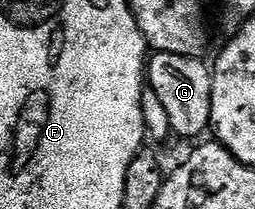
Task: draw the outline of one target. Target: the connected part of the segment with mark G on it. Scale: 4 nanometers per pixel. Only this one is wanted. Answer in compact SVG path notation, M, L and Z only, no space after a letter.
M155 51L154 54L150 56L147 60L147 65L145 68L145 79L149 84L149 90L153 93L157 93L157 98L161 101L161 106L165 108L165 114L169 116L169 125L171 126L172 132L177 136L180 135L183 139L195 139L198 140L200 137L198 135L208 134L209 128L211 126L211 110L213 109L213 97L211 94L213 93L213 85L211 84L211 73L212 68L210 66L207 67L203 64L204 60L202 58L193 56L193 55L178 55L177 53L165 53L164 51Z

